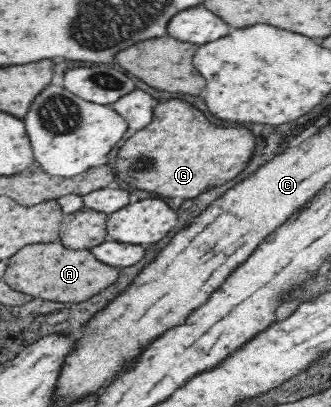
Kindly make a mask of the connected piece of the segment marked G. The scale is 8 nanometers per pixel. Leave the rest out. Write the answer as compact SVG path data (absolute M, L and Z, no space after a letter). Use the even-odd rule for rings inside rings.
M169 100L155 108L155 118L147 128L133 134L118 150L116 175L139 190L189 200L233 180L239 172L243 172L253 156L253 148L255 138L247 130L215 128L197 108L181 100ZM145 158L153 158L151 168Z

